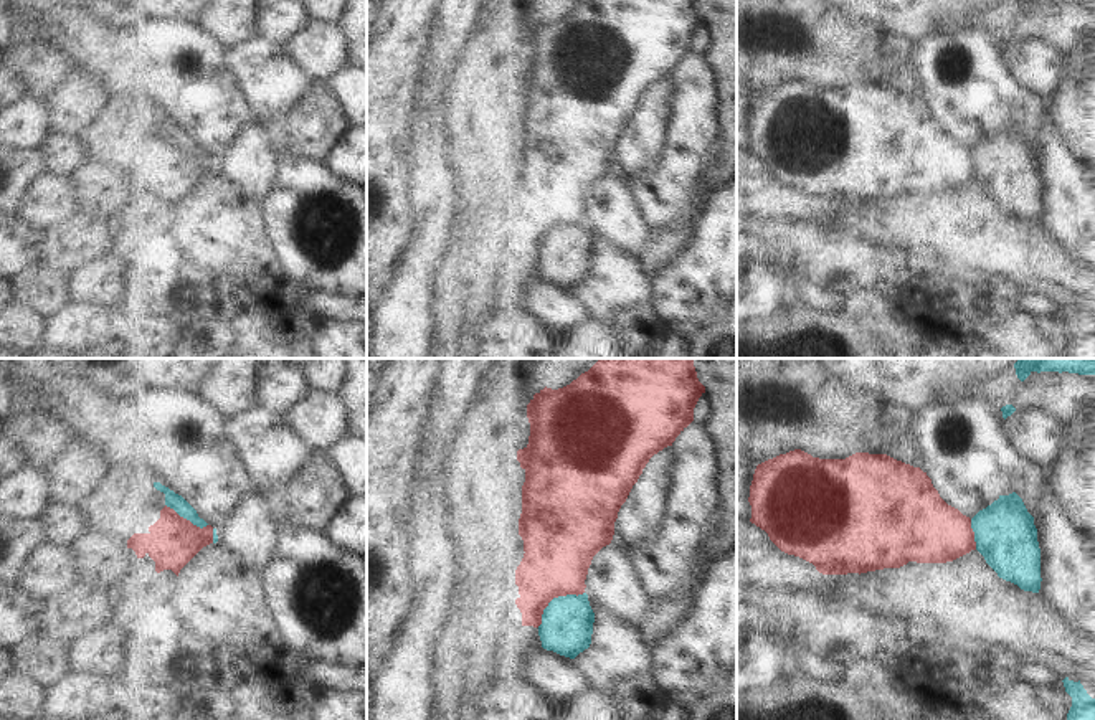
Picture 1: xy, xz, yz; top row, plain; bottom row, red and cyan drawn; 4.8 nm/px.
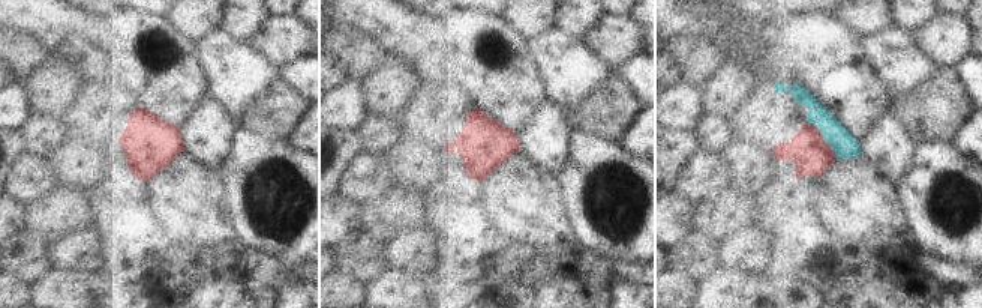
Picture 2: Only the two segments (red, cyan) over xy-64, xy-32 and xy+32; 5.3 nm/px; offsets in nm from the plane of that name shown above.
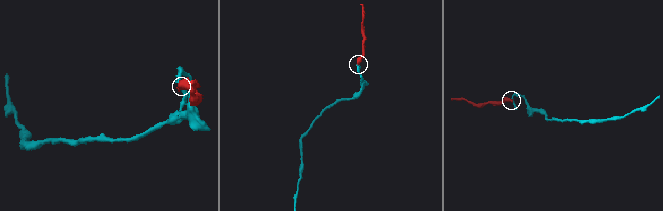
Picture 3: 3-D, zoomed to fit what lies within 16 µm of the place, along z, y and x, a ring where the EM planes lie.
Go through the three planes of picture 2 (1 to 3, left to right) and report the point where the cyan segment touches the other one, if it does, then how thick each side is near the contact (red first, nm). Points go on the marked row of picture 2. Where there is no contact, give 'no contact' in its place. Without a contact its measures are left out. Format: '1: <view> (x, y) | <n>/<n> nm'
1: no contact
2: no contact
3: xy+32 (823, 140) | 200/140 nm

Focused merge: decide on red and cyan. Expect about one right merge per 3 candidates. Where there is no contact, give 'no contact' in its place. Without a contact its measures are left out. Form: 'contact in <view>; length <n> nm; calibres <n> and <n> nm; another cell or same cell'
contact in xz; length 280 nm; calibres 340 and 260 nm; another cell

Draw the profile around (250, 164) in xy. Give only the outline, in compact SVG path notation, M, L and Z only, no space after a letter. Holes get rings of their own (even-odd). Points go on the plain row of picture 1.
M248 121L233 144L216 159L218 170L243 195L266 198L276 188L277 149L264 124Z

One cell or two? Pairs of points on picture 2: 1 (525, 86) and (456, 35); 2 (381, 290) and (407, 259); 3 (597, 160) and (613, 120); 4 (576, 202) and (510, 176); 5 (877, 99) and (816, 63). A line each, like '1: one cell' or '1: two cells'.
1: one cell
2: two cells
3: two cells
4: two cells
5: one cell

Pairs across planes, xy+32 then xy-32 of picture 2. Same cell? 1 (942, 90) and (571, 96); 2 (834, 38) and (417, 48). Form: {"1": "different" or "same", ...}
{"1": "different", "2": "same"}

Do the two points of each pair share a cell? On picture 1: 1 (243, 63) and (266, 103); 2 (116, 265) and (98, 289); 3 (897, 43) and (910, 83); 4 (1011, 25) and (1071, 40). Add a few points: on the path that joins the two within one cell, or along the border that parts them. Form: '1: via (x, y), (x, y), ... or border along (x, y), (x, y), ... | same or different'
1: via (253, 73), (266, 86), (266, 93) | same
2: via (111, 271), (101, 283) | same
3: via (902, 53), (904, 73) | same
4: via (1026, 25), (1059, 28) | same

